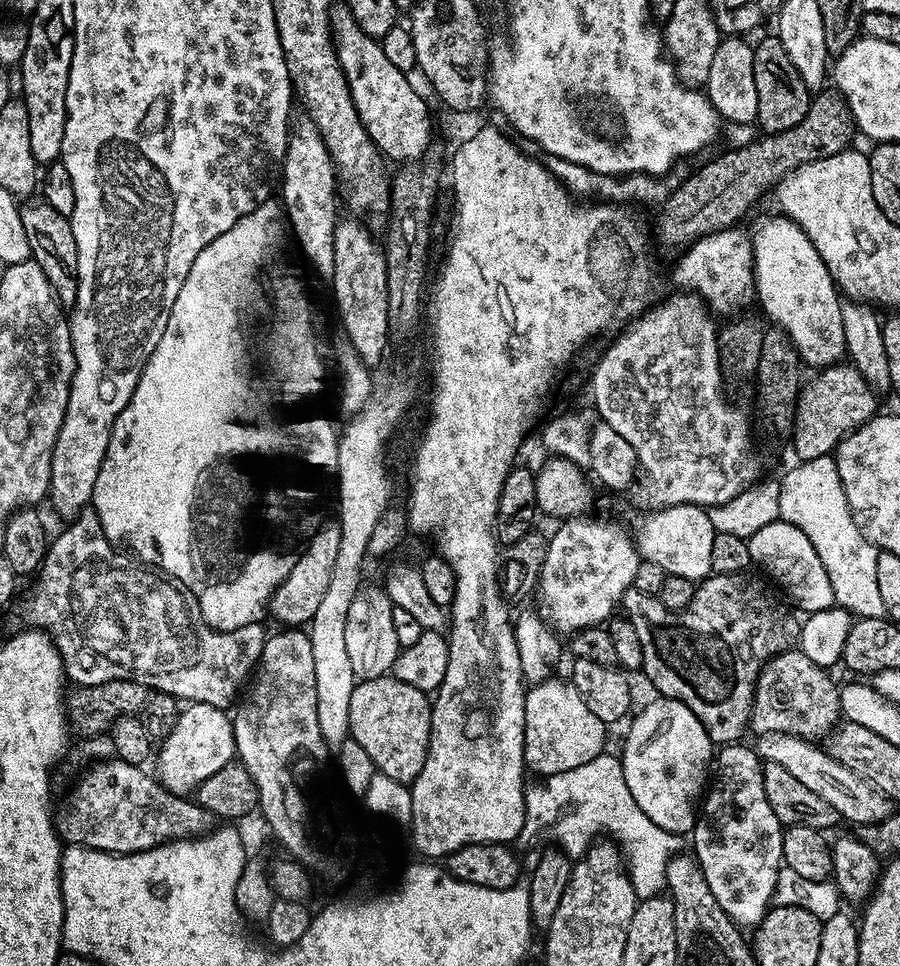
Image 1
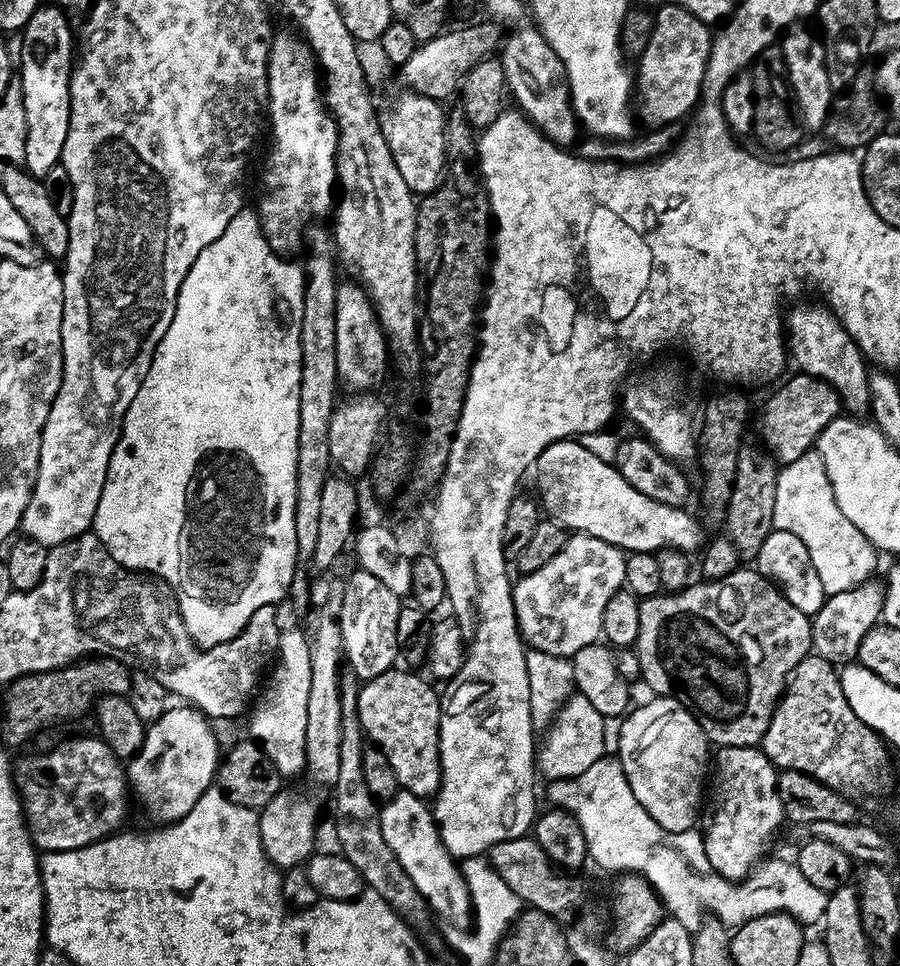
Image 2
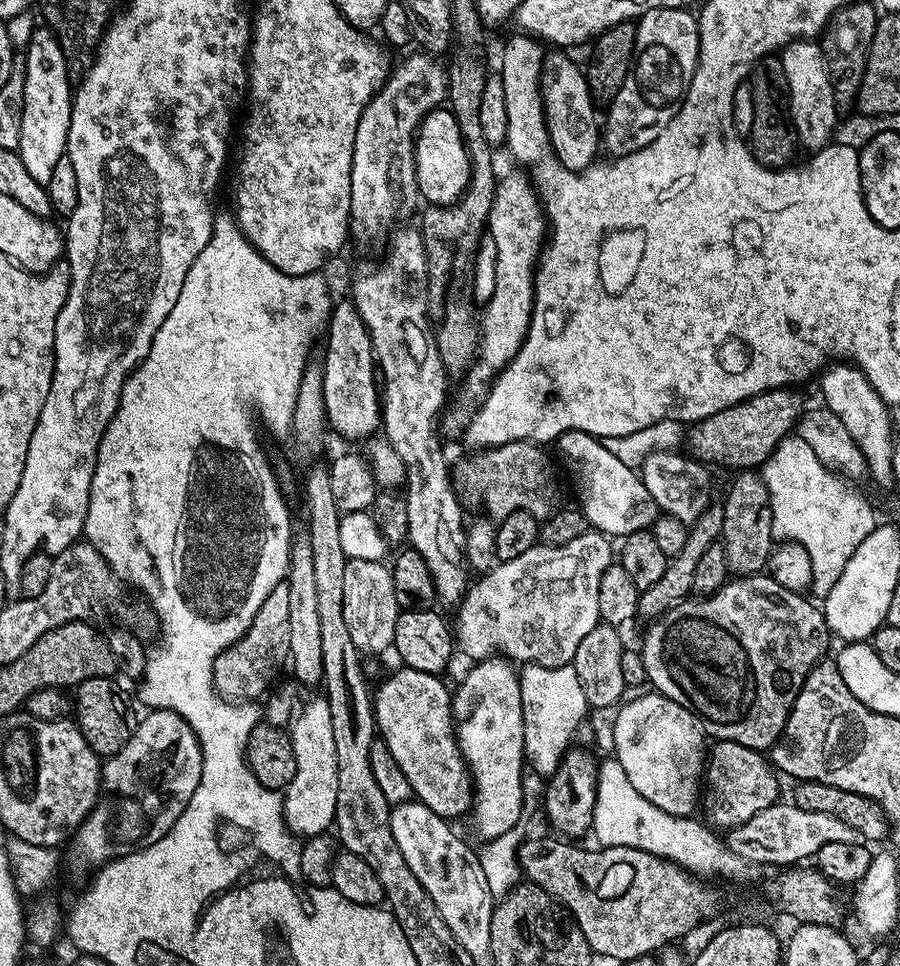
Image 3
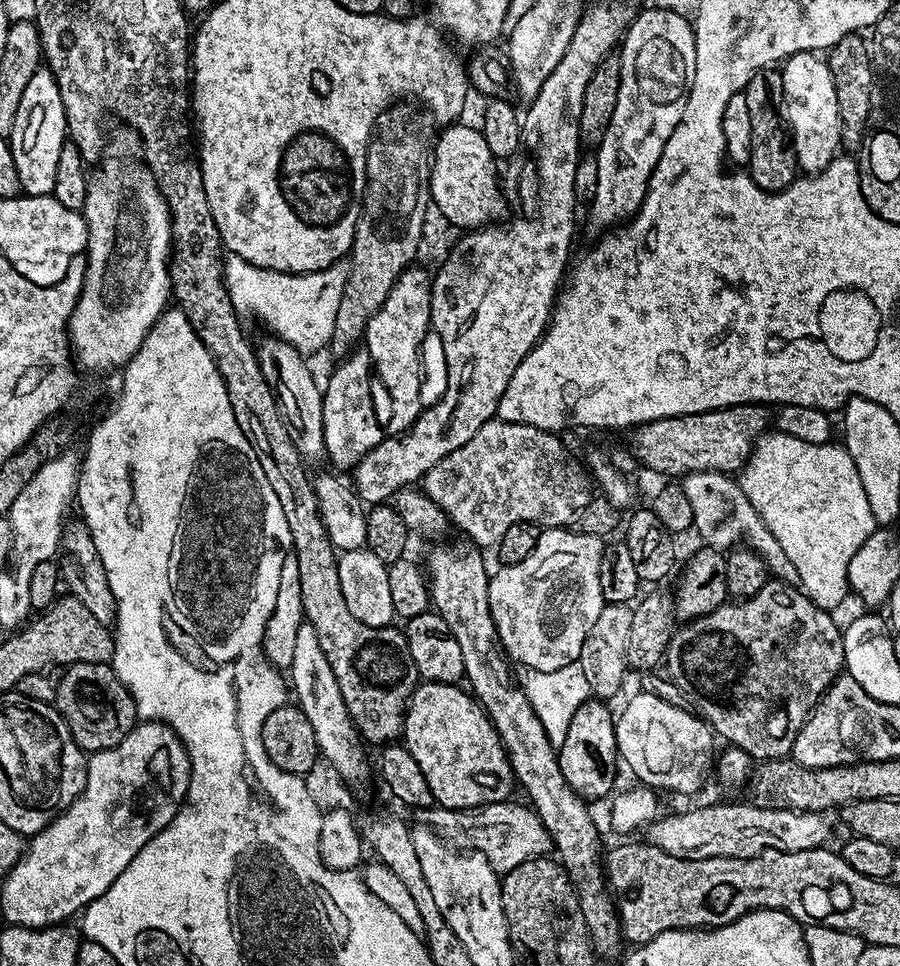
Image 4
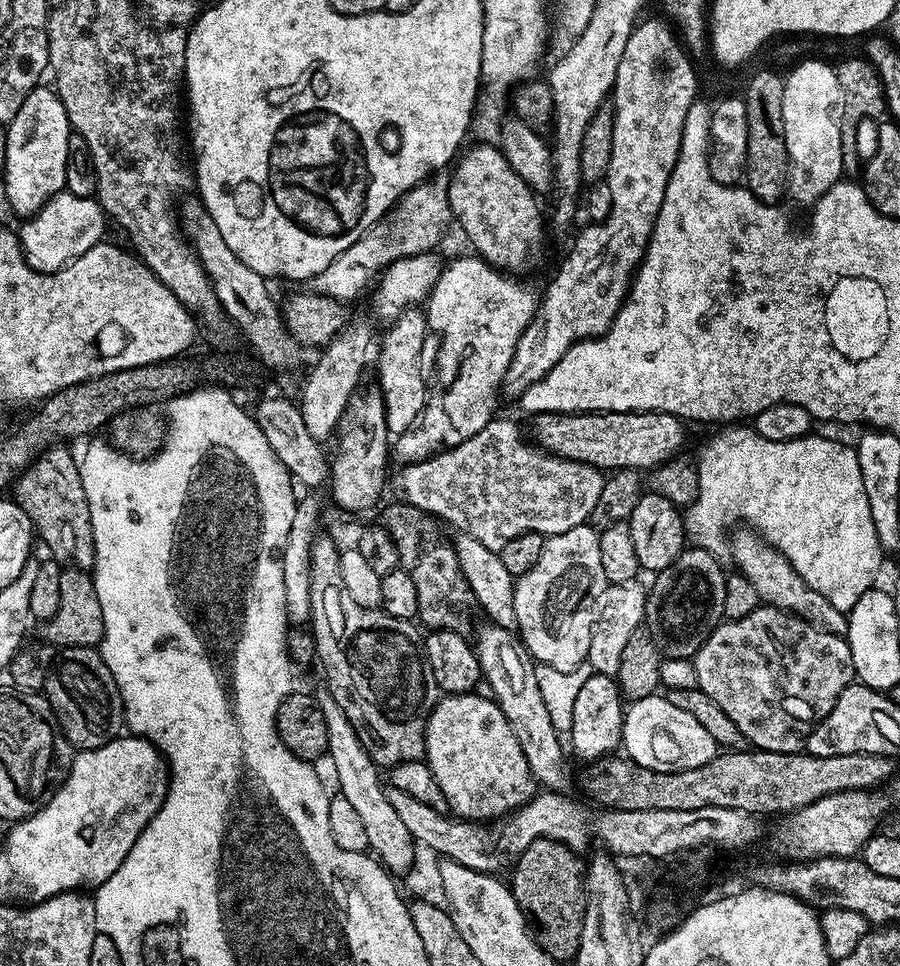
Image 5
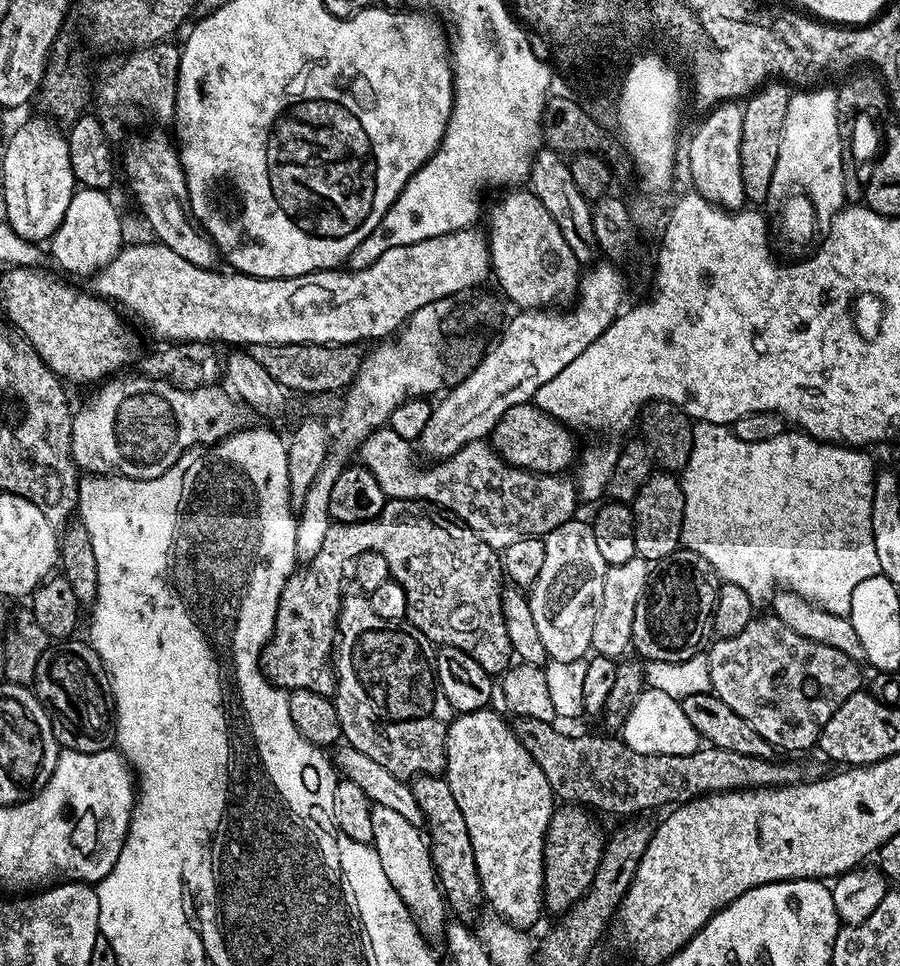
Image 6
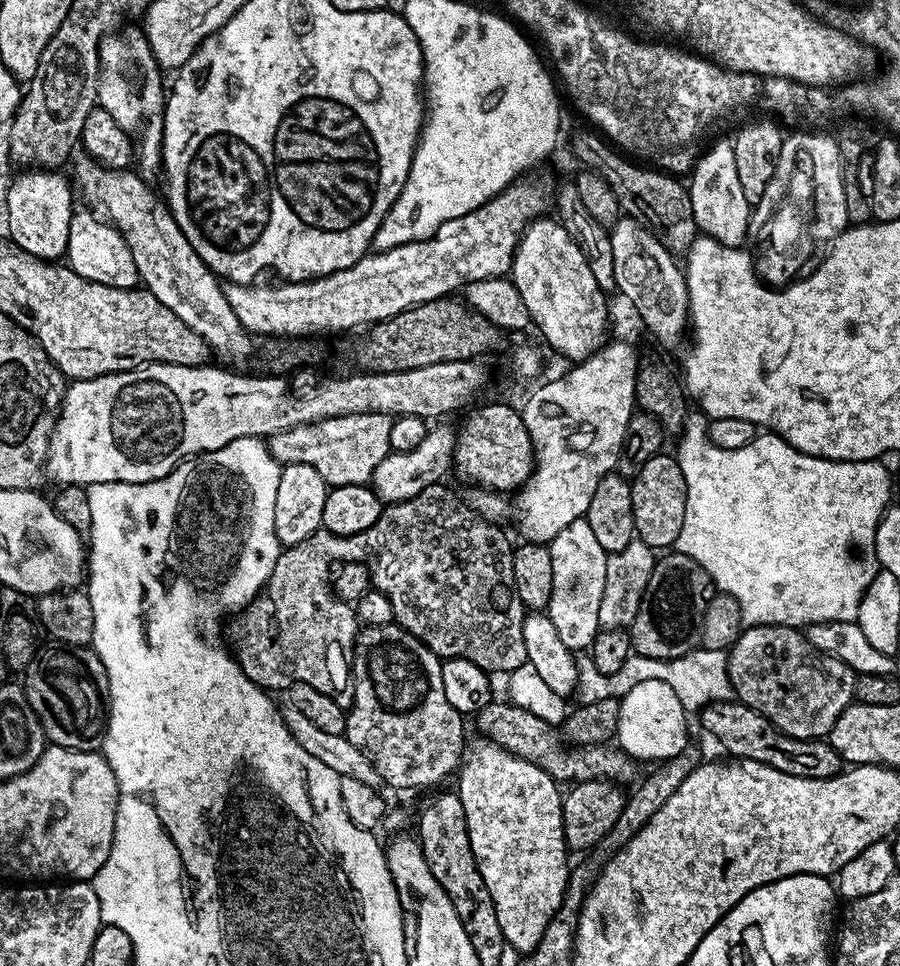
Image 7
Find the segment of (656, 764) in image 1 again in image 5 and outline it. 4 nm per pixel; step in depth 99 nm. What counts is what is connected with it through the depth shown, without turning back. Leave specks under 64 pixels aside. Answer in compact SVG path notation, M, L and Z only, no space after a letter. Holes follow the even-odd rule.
M664 694L647 696L627 705L622 748L627 759L646 766L646 770L659 772L694 770L694 766L706 766L718 754L718 745L705 727L693 715L668 702Z

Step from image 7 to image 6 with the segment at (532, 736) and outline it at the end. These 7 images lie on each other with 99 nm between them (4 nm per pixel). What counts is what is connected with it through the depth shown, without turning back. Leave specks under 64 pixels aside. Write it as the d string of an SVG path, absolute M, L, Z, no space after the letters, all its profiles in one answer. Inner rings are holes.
M519 717L514 727L518 742L522 742L530 758L542 766L553 796L564 802L609 812L612 816L626 816L622 818L644 814L640 812L648 812L651 808L667 809L687 804L709 792L780 788L783 784L798 784L805 779L803 766L795 764L792 758L756 758L711 746L702 746L694 754L655 756L630 750L623 739L612 734L567 736L556 729L555 723L539 721L538 718Z

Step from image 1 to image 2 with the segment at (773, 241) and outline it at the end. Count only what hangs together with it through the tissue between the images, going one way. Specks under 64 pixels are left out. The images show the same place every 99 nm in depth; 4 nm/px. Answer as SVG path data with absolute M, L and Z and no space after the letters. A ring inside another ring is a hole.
M820 302L798 305L789 316L787 313L786 332L790 337L791 359L794 364L796 360L797 366L800 367L797 369L801 373L828 381L840 396L845 413L864 414L869 411L871 402L868 389L869 365L866 363L864 353L850 338L850 334L844 329L842 322L834 315L831 308Z

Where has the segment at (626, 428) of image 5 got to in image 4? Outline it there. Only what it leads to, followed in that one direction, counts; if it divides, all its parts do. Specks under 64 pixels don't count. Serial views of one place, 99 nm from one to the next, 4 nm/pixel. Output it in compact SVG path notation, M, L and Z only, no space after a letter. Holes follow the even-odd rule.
M739 404L729 408L710 410L702 414L686 414L671 416L661 420L651 420L649 424L641 424L631 433L632 452L652 472L660 476L677 476L683 478L690 472L722 472L739 473L744 463L752 457L761 436L770 428L770 412L762 404Z

